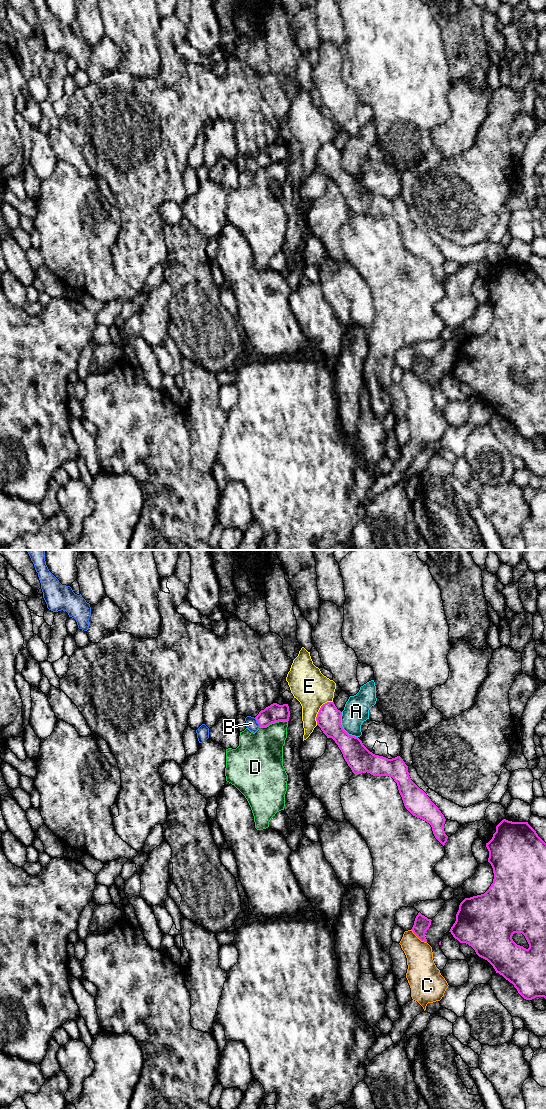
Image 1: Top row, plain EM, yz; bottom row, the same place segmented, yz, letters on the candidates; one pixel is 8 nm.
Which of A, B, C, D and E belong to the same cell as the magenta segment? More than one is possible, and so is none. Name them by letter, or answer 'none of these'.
none of these

